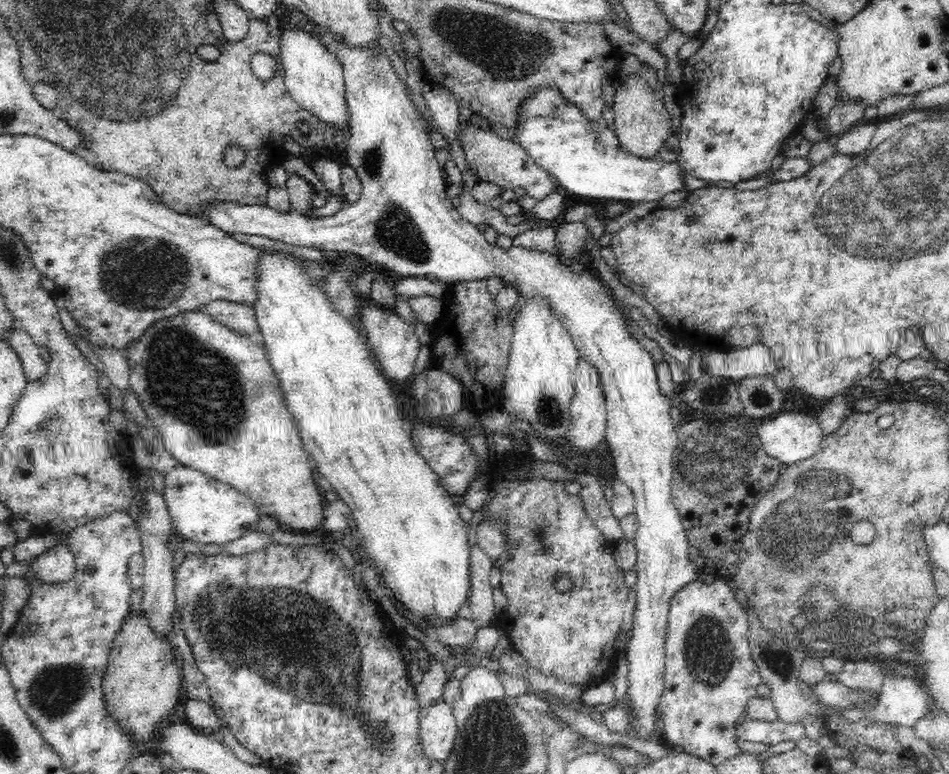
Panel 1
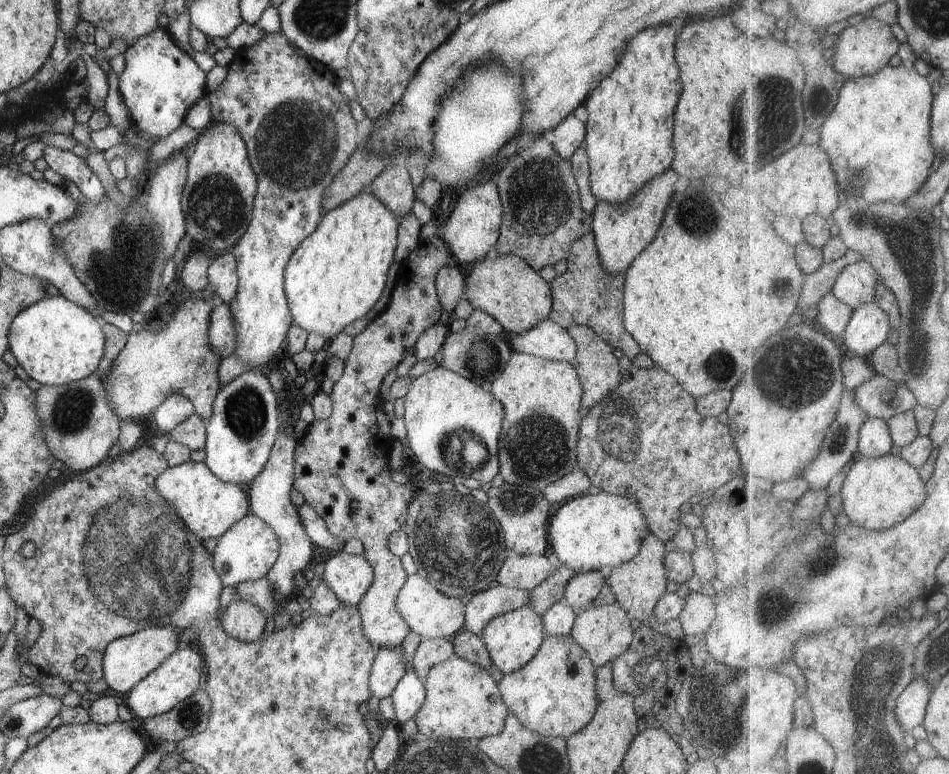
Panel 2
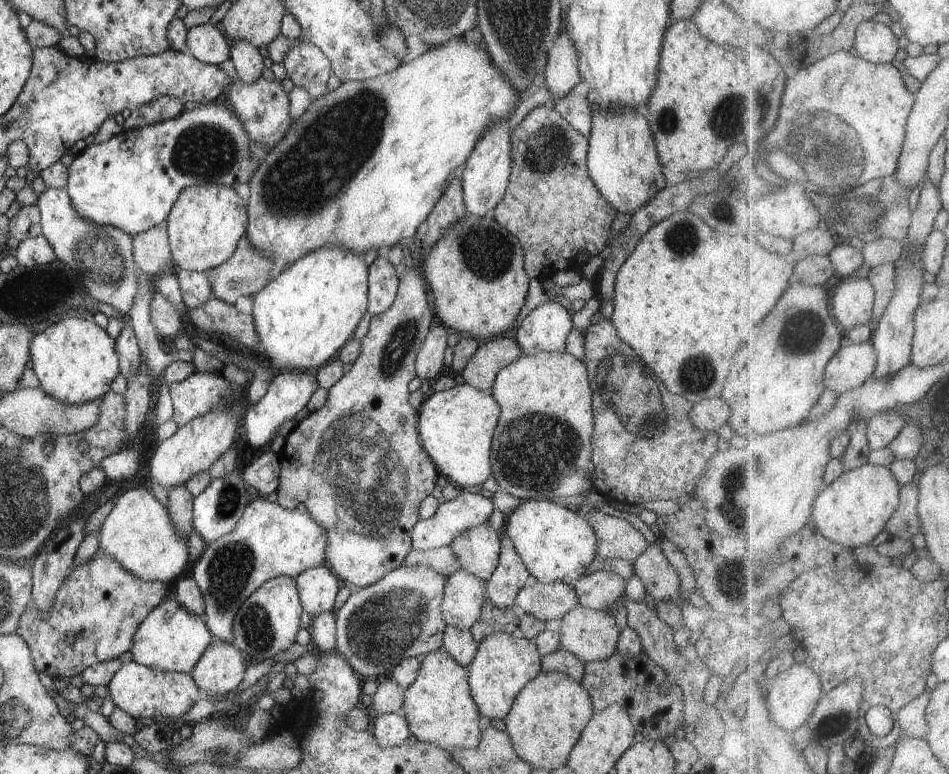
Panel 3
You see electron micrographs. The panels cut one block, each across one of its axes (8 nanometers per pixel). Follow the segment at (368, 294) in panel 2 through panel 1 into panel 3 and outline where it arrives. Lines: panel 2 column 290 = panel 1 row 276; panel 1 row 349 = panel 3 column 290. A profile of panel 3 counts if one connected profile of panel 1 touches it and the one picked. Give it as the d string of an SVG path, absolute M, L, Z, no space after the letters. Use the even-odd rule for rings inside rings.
M323 246L314 252L309 252L269 281L258 294L253 295L252 318L254 328L258 333L258 344L253 348L264 354L278 368L320 368L353 338L358 322L367 311L368 300L368 266L364 264L363 256L340 248L340 246Z

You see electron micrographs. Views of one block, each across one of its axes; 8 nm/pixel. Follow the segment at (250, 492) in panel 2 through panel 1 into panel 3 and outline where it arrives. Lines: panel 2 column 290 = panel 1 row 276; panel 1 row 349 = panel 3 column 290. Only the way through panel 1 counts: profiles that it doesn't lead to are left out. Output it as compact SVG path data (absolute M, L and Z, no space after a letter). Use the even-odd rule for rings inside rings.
M278 576L267 580L257 588L240 606L234 618L234 645L242 654L246 654L248 662L262 662L287 650L296 642L296 634L300 630L300 614L303 608L298 596L298 587L294 578Z

